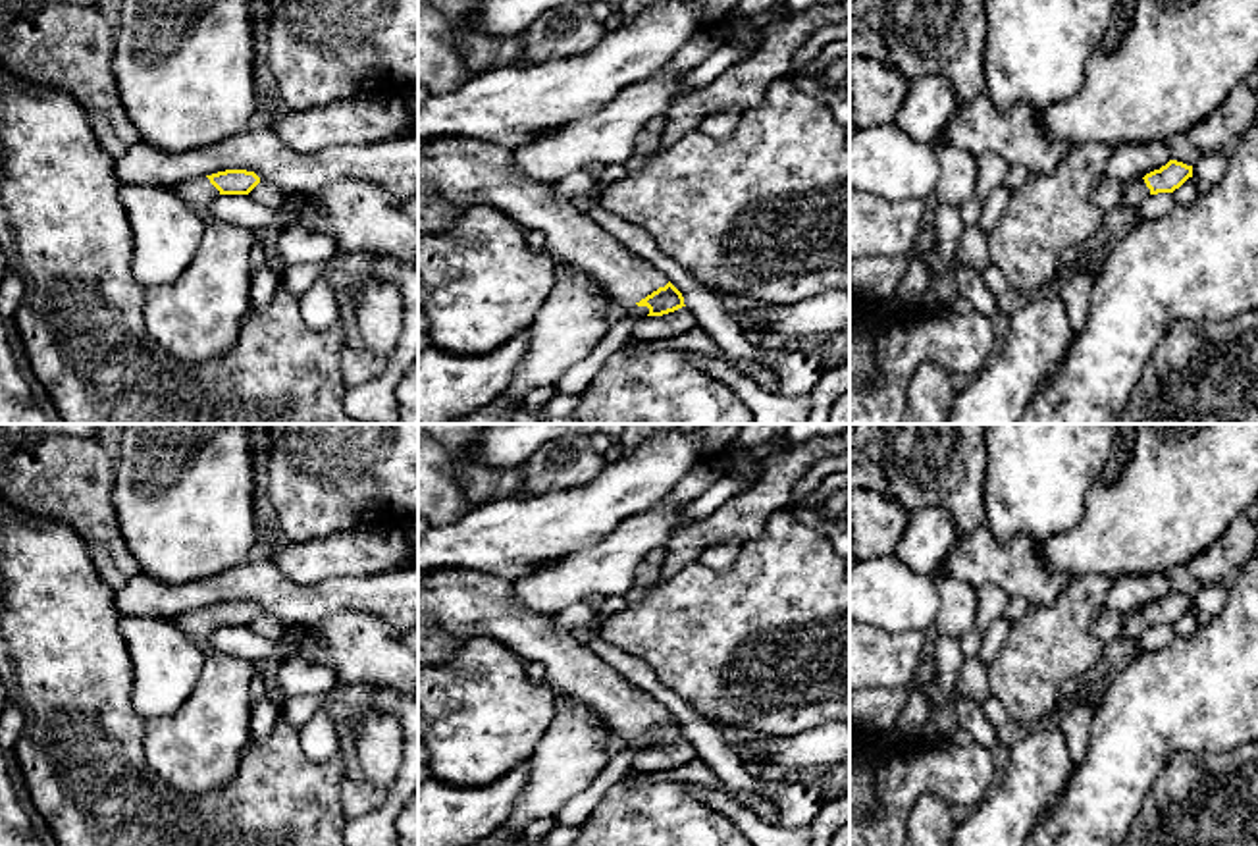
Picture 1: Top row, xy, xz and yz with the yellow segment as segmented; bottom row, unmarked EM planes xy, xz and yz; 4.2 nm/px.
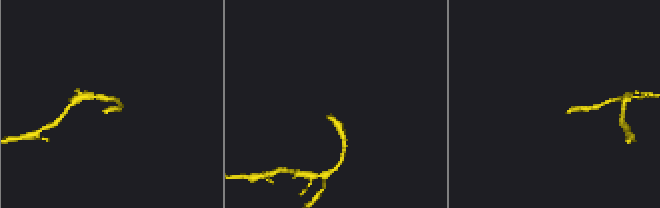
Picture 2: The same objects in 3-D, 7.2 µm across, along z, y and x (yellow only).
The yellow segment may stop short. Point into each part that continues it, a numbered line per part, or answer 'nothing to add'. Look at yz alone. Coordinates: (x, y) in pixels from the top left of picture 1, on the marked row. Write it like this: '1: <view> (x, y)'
1: yz (1135, 191)

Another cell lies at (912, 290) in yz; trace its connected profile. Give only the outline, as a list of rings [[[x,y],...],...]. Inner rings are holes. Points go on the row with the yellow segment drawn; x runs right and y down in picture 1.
[[[936,247],[919,260],[909,264],[909,270],[905,272],[896,293],[892,295],[892,301],[898,306],[915,306],[923,303],[925,293],[930,281],[934,279],[930,270],[934,260],[936,260]]]

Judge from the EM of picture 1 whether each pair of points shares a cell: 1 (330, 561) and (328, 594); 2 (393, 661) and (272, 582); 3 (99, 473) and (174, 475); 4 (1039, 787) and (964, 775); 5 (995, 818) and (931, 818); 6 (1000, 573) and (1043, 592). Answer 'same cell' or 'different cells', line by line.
1: different cells
2: different cells
3: different cells
4: different cells
5: different cells
6: same cell

